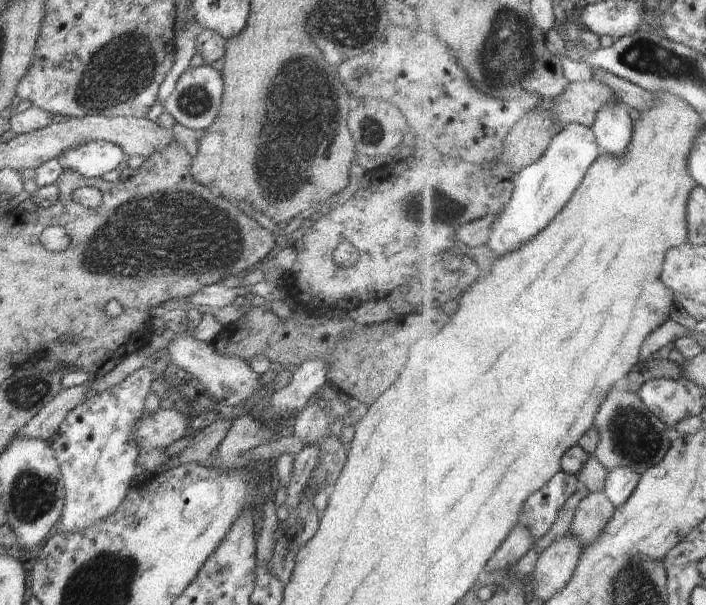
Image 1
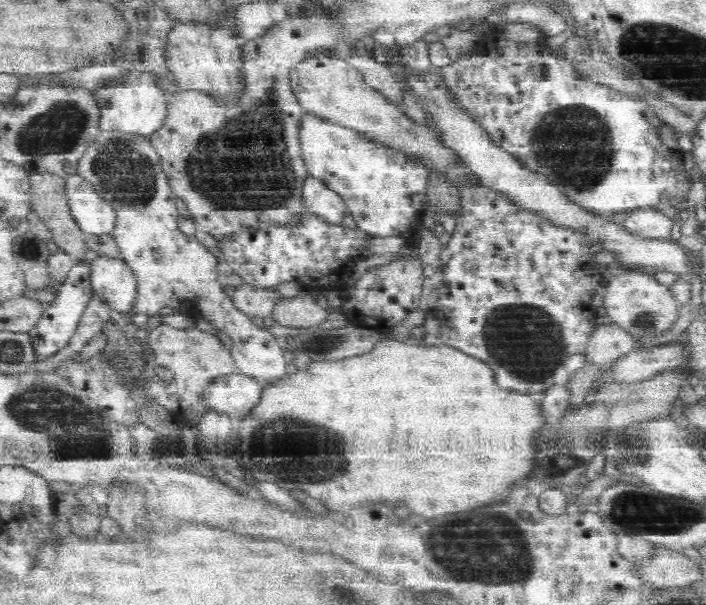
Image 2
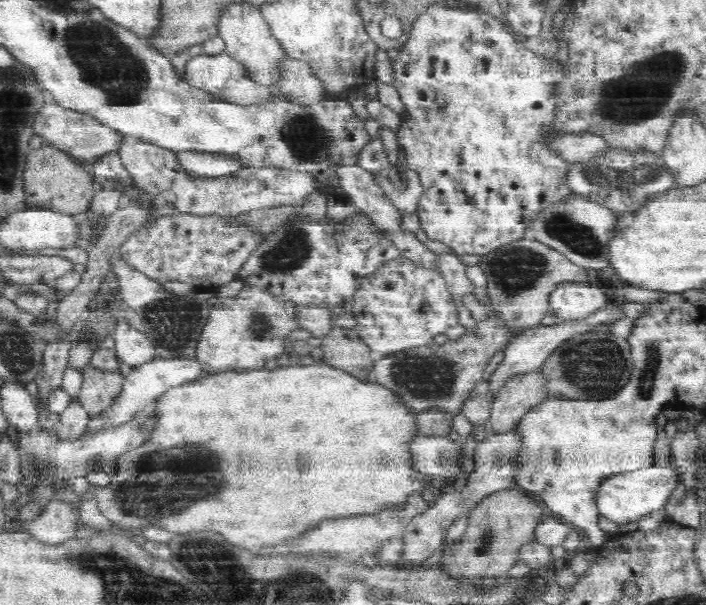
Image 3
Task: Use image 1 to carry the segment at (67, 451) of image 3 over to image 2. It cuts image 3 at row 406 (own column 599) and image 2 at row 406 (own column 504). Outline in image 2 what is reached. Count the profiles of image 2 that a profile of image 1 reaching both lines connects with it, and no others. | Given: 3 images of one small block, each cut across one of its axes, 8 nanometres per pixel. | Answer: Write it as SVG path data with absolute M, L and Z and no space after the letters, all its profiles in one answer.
M230 372L218 377L204 392L211 410L227 414L239 423L262 398L266 384L242 372Z

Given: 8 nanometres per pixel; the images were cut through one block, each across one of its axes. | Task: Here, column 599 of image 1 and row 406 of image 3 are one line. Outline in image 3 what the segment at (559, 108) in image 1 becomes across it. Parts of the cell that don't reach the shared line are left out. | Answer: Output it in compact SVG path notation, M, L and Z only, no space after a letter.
M85 370L79 403L84 407L88 420L102 418L124 390L124 374L107 374L100 370Z

